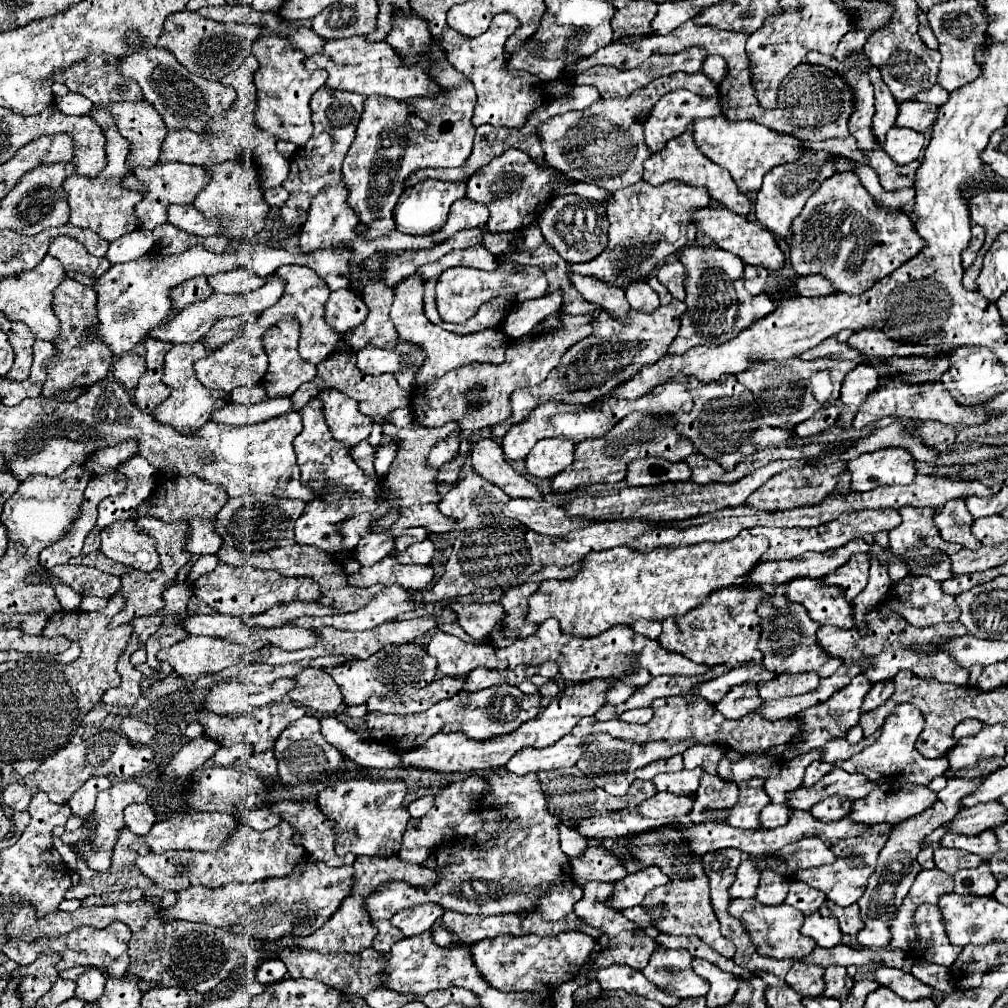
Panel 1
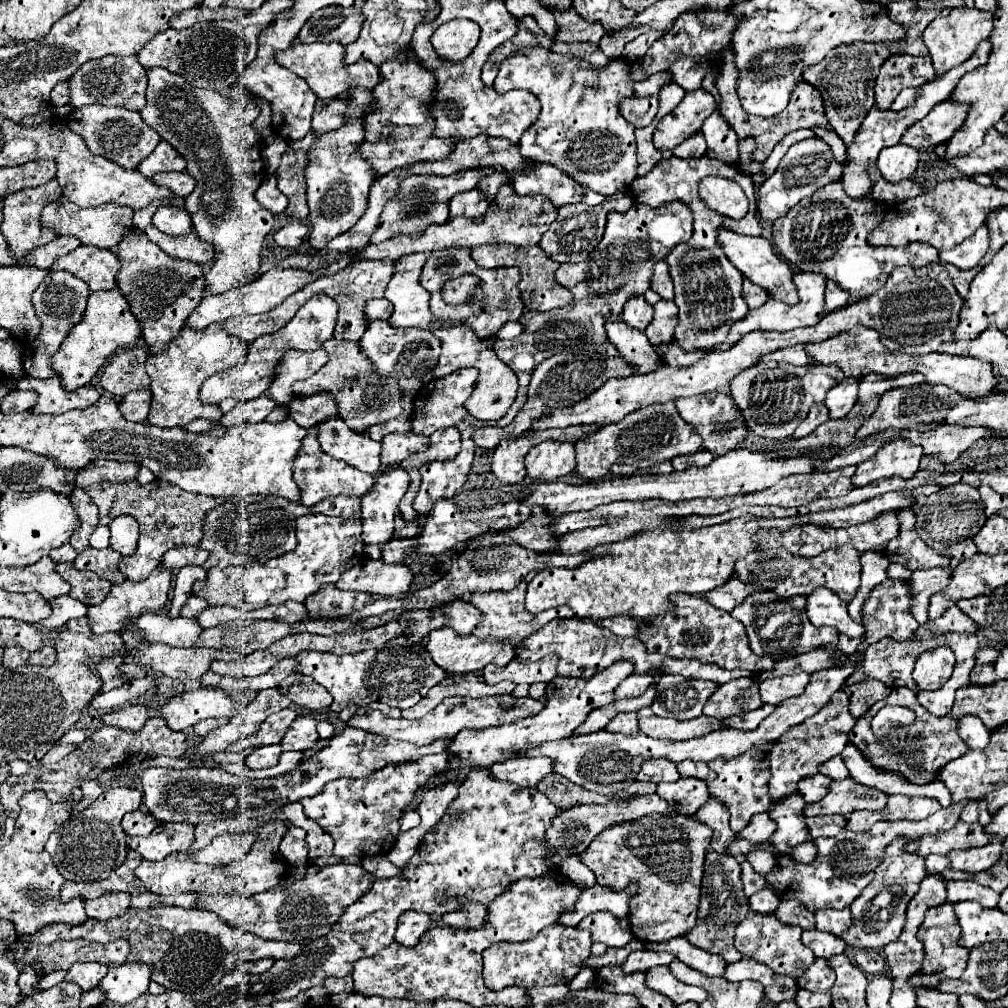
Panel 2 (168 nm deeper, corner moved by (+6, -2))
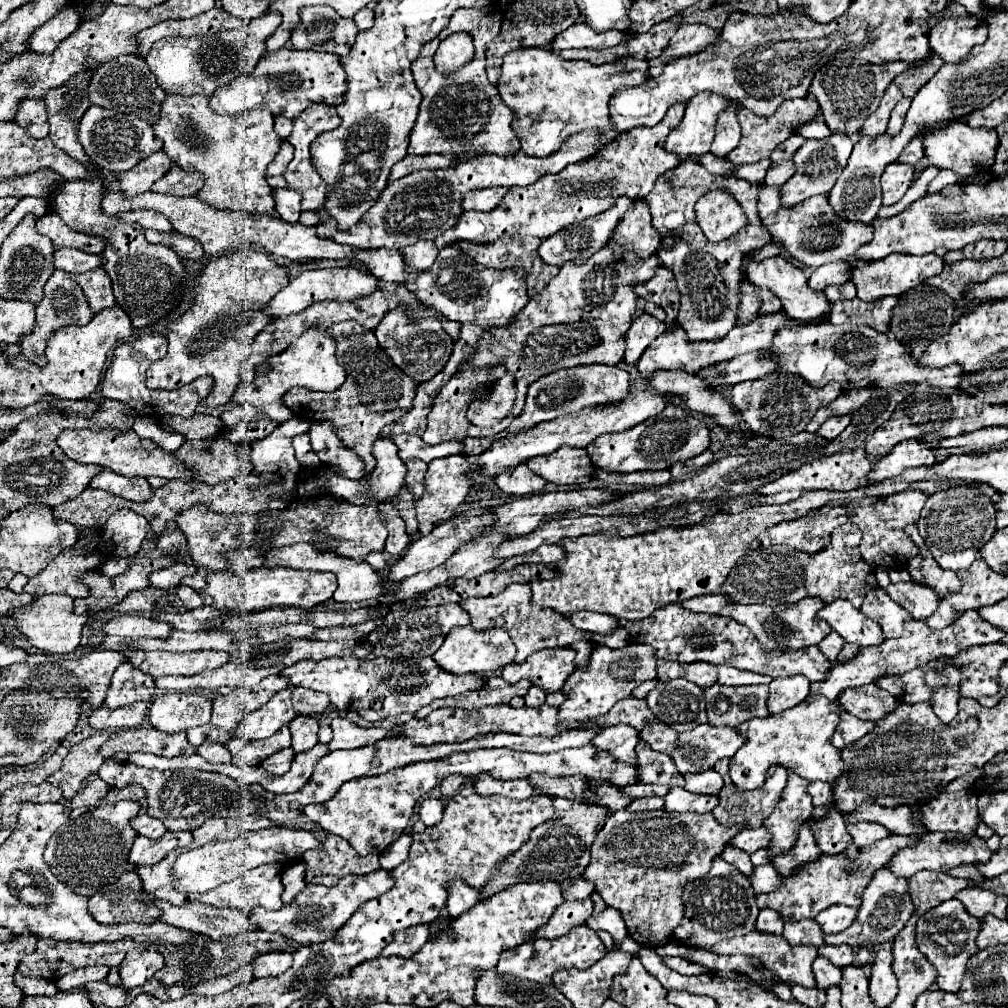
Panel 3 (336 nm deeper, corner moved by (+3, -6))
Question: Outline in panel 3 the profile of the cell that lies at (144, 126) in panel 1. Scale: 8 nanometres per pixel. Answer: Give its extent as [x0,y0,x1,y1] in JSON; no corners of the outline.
[78,106,162,172]

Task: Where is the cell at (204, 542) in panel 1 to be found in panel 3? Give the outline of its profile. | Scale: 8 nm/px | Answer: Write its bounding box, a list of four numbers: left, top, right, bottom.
[150,562,196,590]

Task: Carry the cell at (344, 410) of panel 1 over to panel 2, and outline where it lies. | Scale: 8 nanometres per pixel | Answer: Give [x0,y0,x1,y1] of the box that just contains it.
[287,392,337,428]

